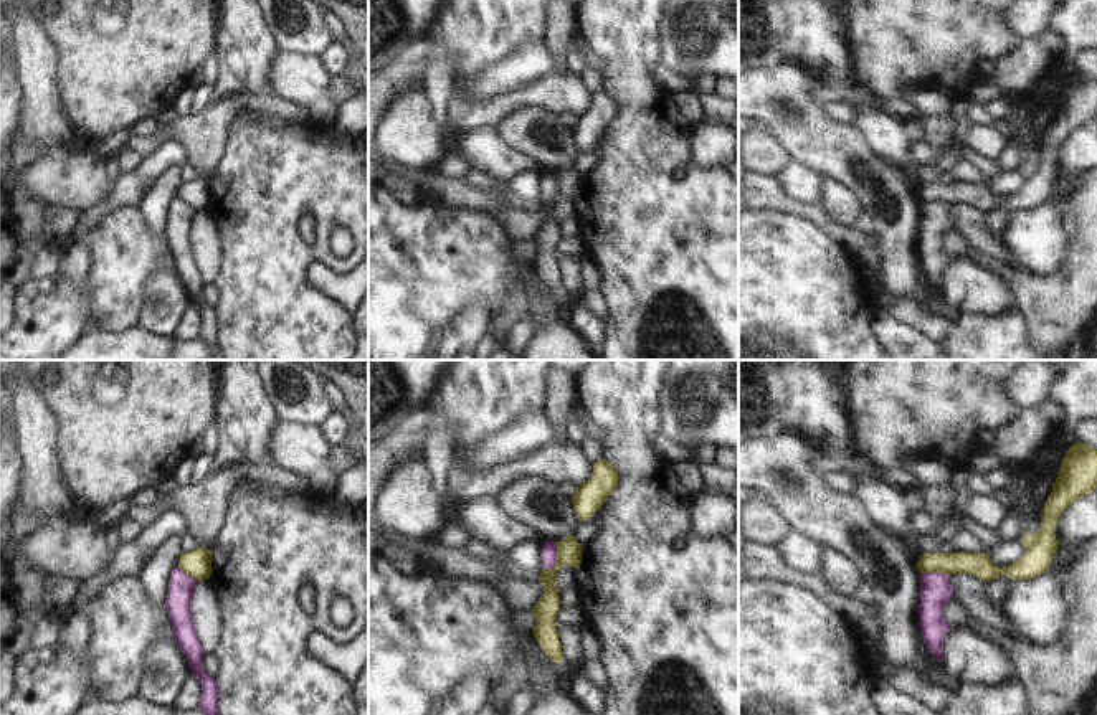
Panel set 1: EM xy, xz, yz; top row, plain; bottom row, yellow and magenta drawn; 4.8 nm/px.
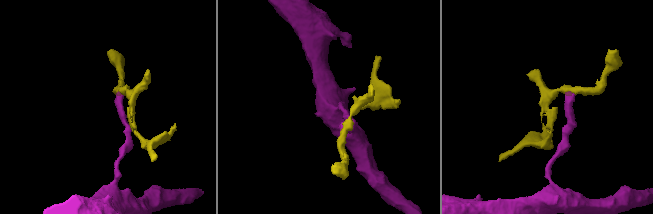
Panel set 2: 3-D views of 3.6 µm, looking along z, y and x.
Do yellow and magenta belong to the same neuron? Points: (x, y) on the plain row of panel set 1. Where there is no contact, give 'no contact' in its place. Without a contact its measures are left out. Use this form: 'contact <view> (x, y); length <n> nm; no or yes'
contact xz (557, 190); length 160 nm; no

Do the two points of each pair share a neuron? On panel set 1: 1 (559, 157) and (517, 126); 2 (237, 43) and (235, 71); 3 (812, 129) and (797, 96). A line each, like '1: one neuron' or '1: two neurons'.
1: one neuron
2: one neuron
3: one neuron

